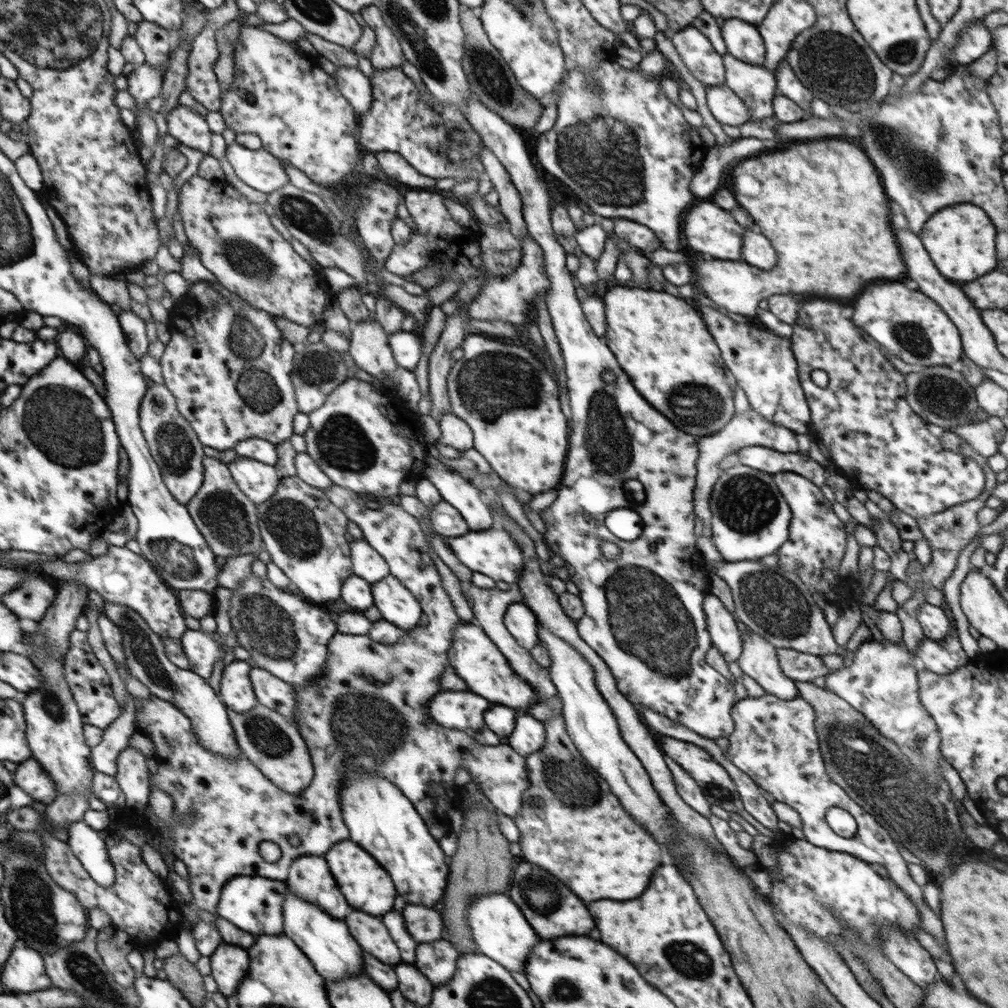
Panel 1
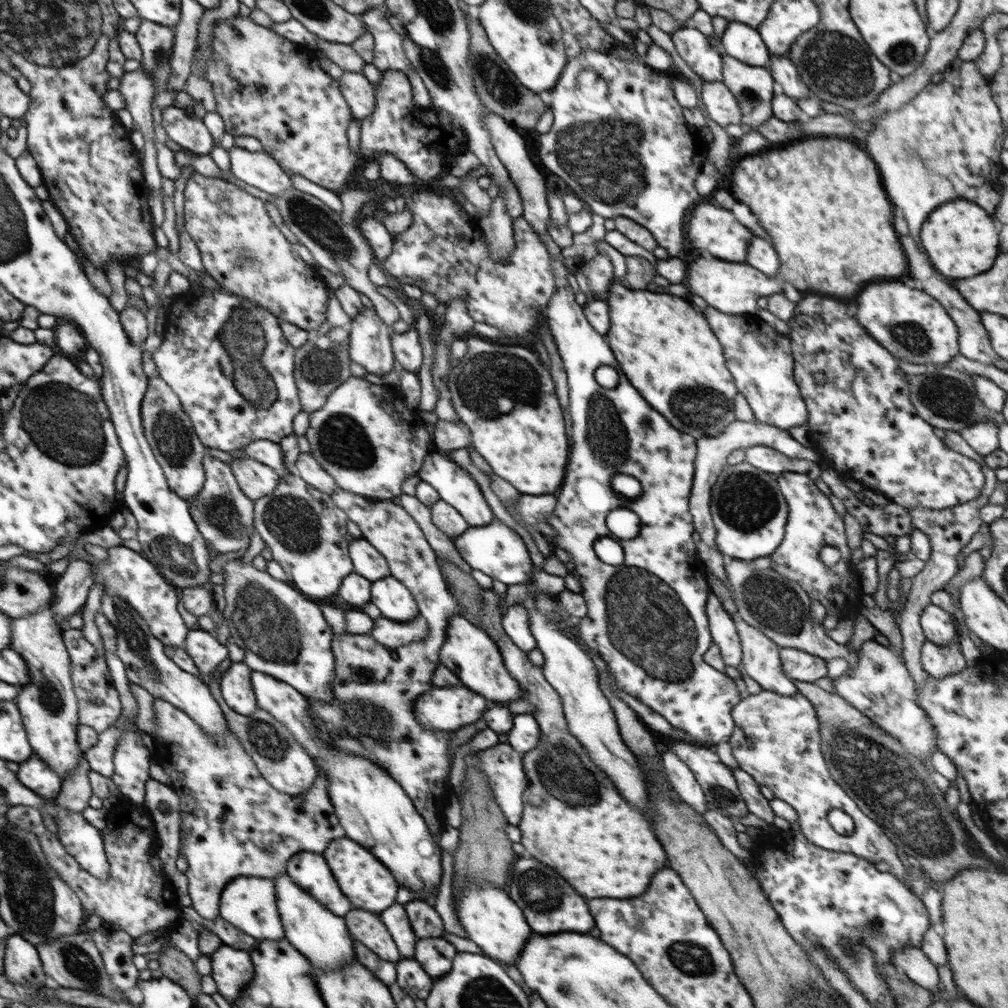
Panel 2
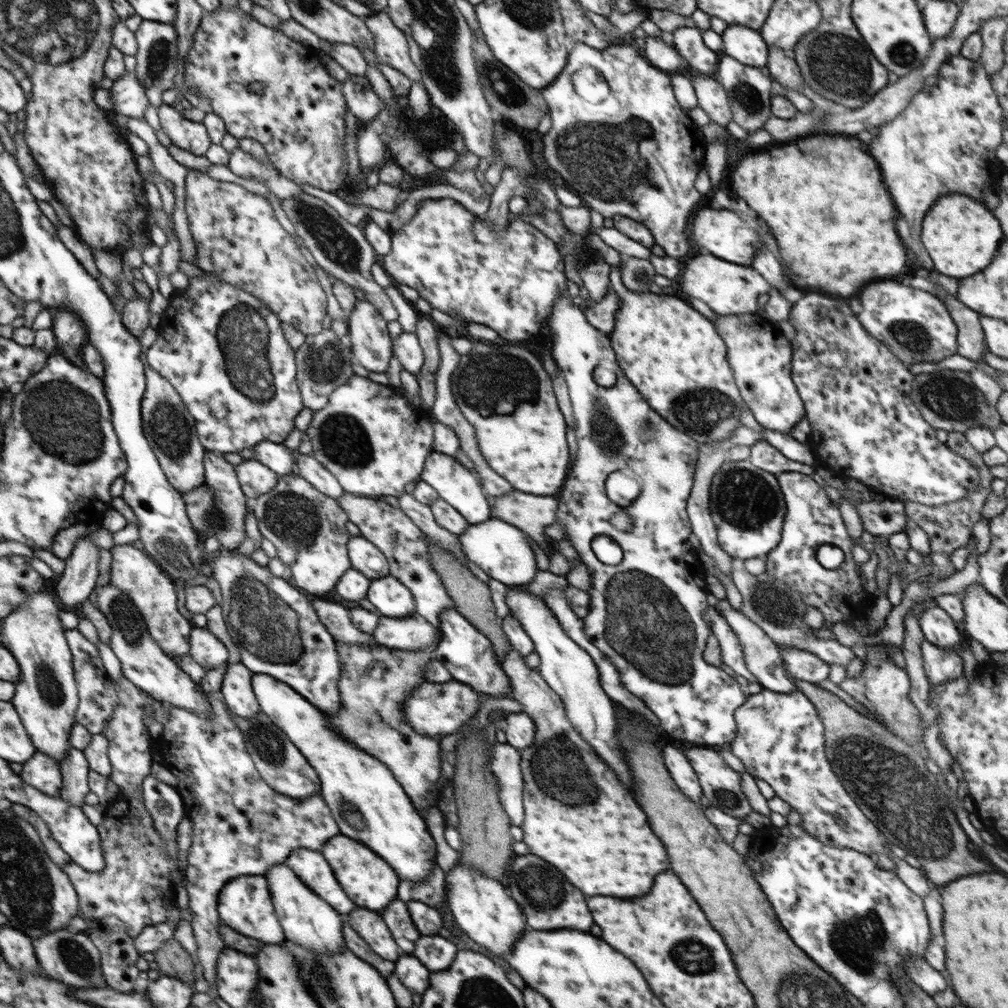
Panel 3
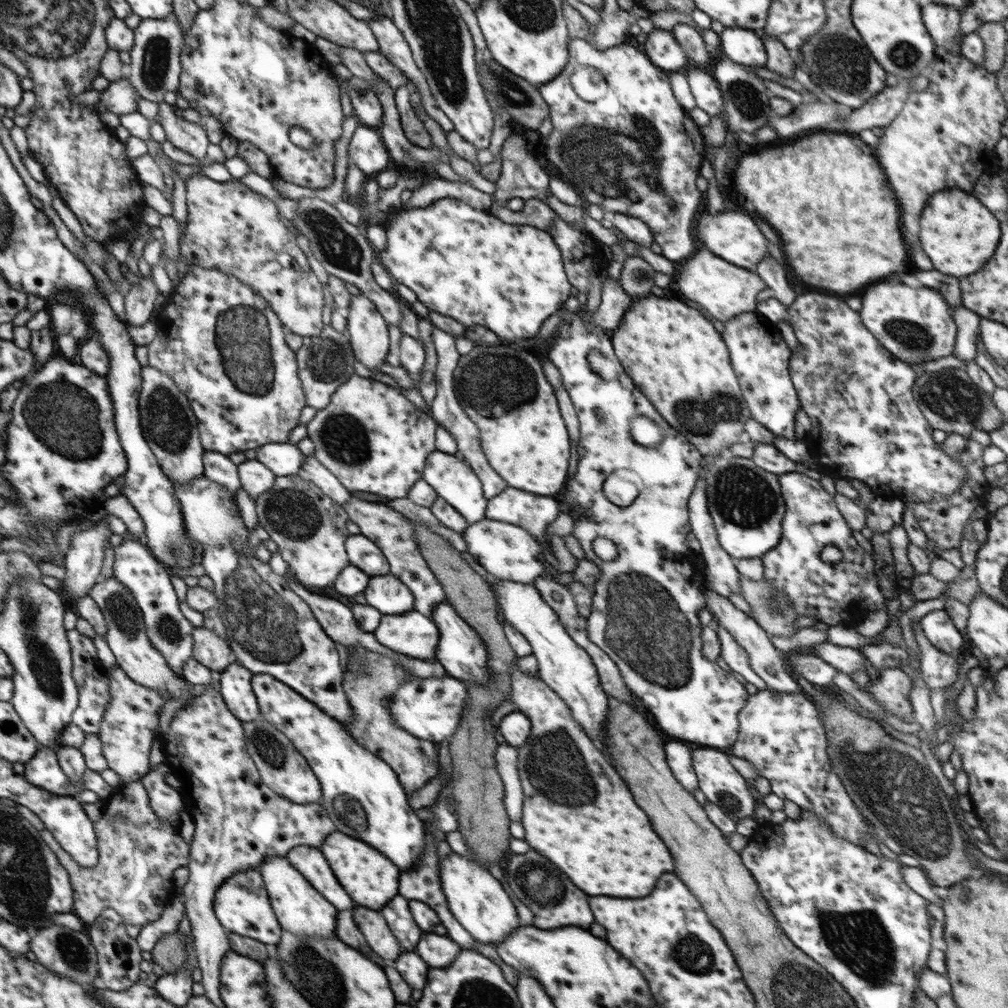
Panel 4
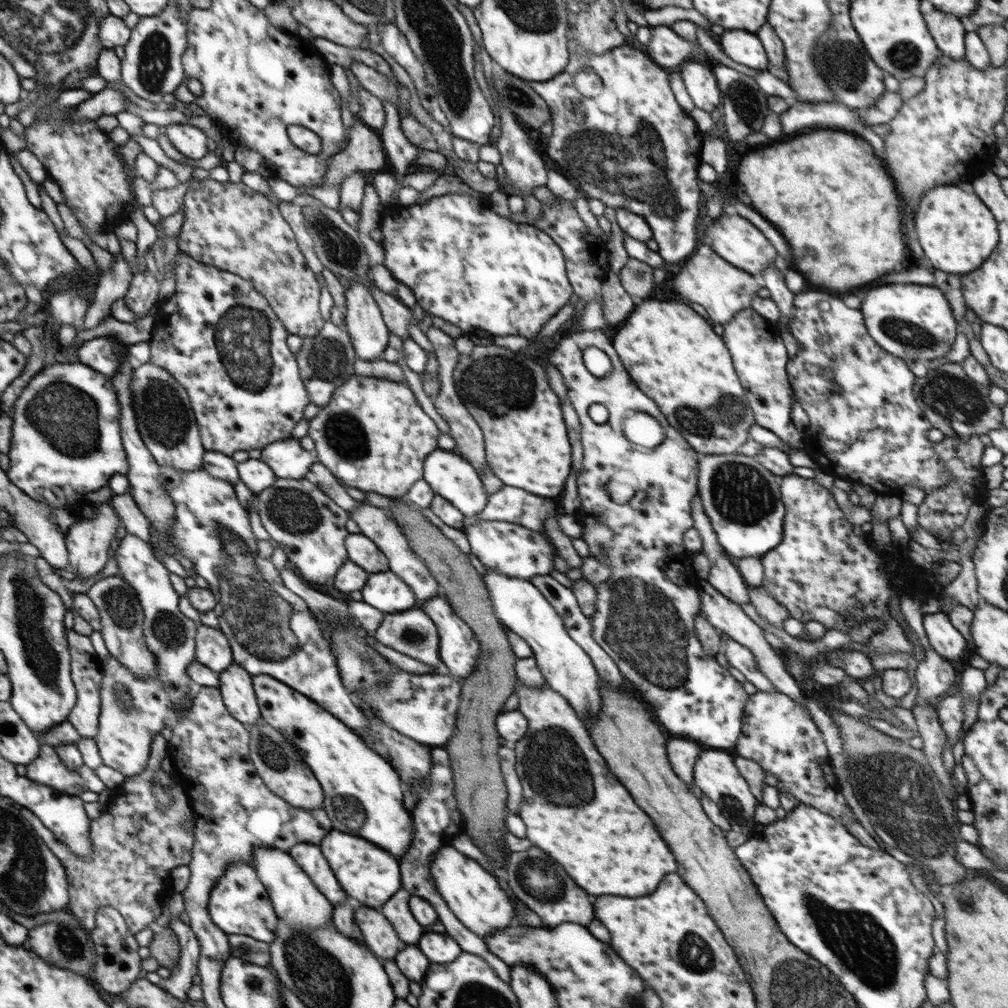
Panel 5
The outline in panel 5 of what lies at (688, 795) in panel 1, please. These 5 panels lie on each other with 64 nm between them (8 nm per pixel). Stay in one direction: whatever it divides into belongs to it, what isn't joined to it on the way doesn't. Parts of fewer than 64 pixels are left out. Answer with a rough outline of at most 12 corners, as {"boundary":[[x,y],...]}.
{"boundary":[[687,738],[667,742],[670,765],[690,788],[707,746]]}

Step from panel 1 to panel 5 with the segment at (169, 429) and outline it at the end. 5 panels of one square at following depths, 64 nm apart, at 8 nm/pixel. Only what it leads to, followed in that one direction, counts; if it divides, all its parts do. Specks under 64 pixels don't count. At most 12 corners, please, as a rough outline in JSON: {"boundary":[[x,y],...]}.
{"boundary":[[136,364],[137,427],[157,463],[201,468],[207,449],[185,387]]}

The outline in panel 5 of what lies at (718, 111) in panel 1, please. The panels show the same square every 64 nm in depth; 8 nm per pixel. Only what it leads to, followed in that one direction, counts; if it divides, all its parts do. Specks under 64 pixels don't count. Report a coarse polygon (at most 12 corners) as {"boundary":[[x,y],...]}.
{"boundary":[[687,60],[682,75],[696,107],[709,113],[722,93],[713,68]]}

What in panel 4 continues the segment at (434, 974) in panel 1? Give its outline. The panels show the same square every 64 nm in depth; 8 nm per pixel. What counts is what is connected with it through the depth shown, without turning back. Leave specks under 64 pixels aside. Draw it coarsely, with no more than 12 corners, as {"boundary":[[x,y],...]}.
{"boundary":[[424,932],[418,956],[431,968],[448,967],[462,950],[447,935]]}

